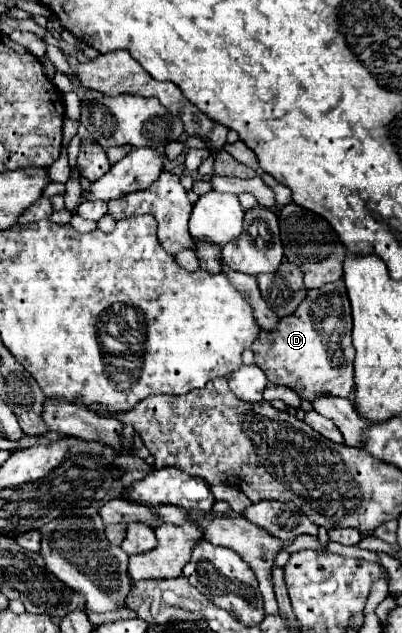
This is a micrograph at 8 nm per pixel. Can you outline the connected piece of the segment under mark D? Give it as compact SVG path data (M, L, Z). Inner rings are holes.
M335 281L307 291L305 301L293 315L279 319L273 331L261 329L251 351L255 353L255 365L265 371L271 383L291 387L305 401L317 395L349 397L353 389L355 347L351 343L351 305L345 283ZM313 311L327 311L327 317L319 317L315 327Z

